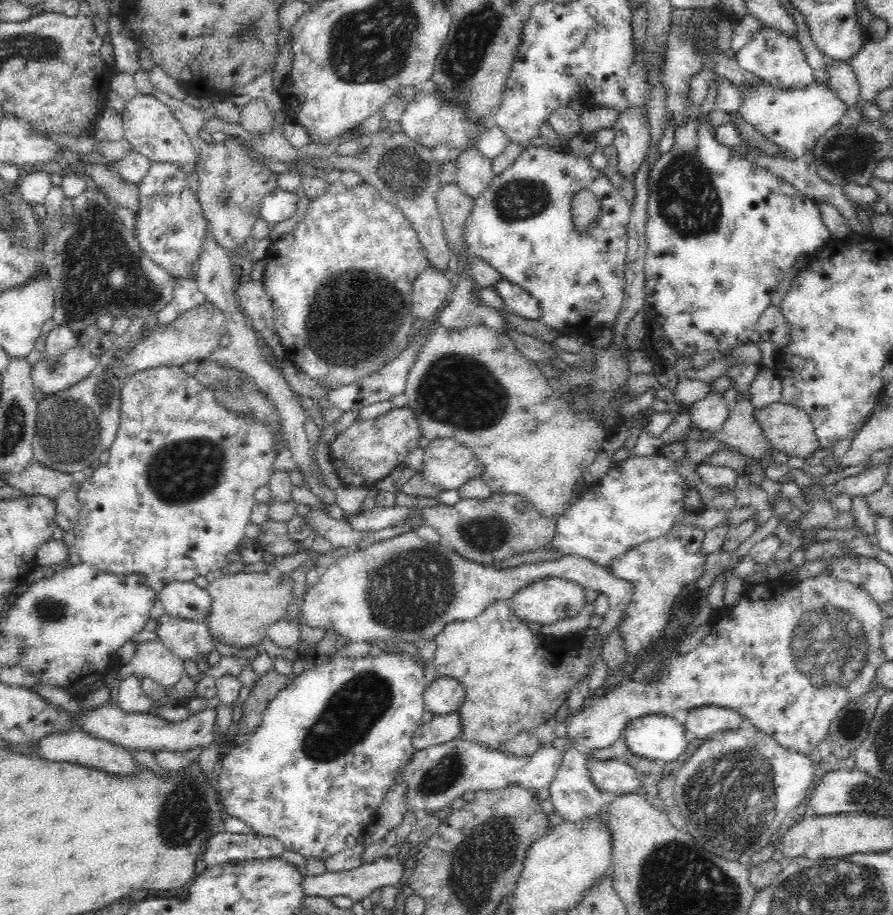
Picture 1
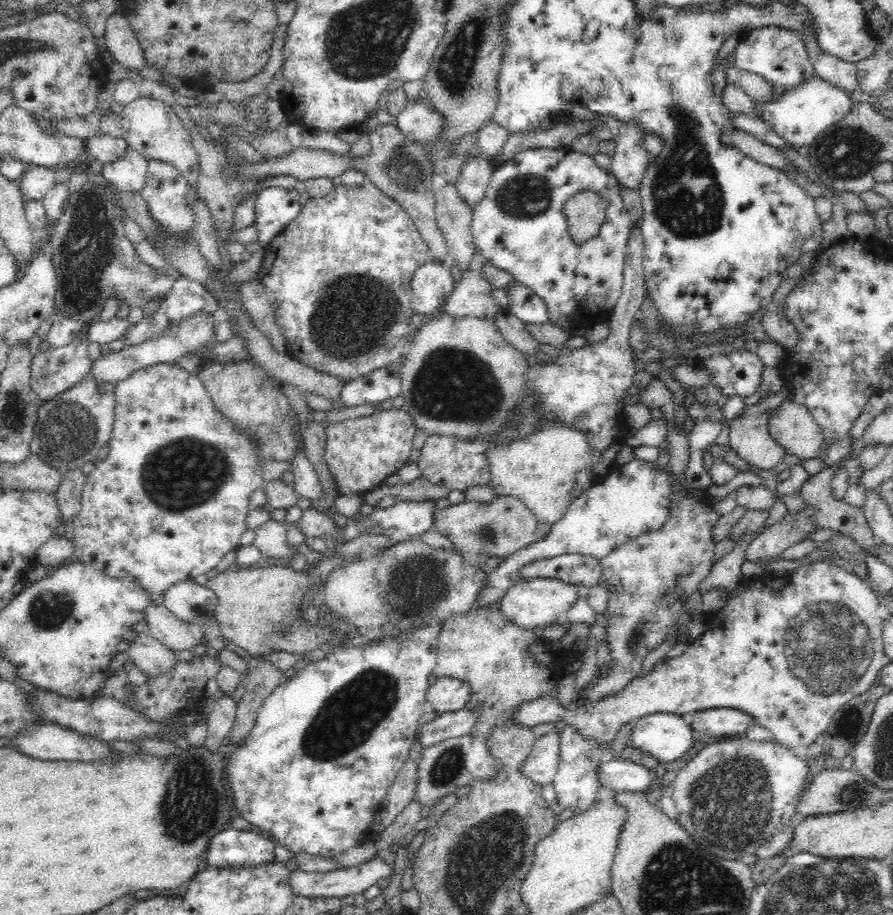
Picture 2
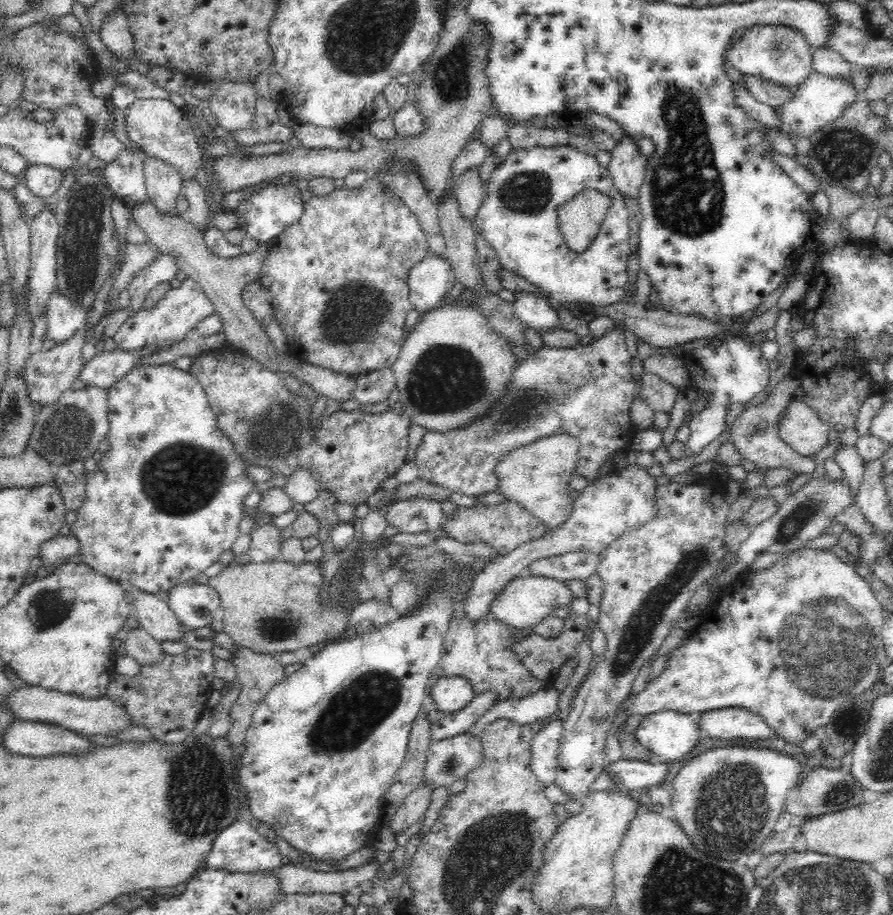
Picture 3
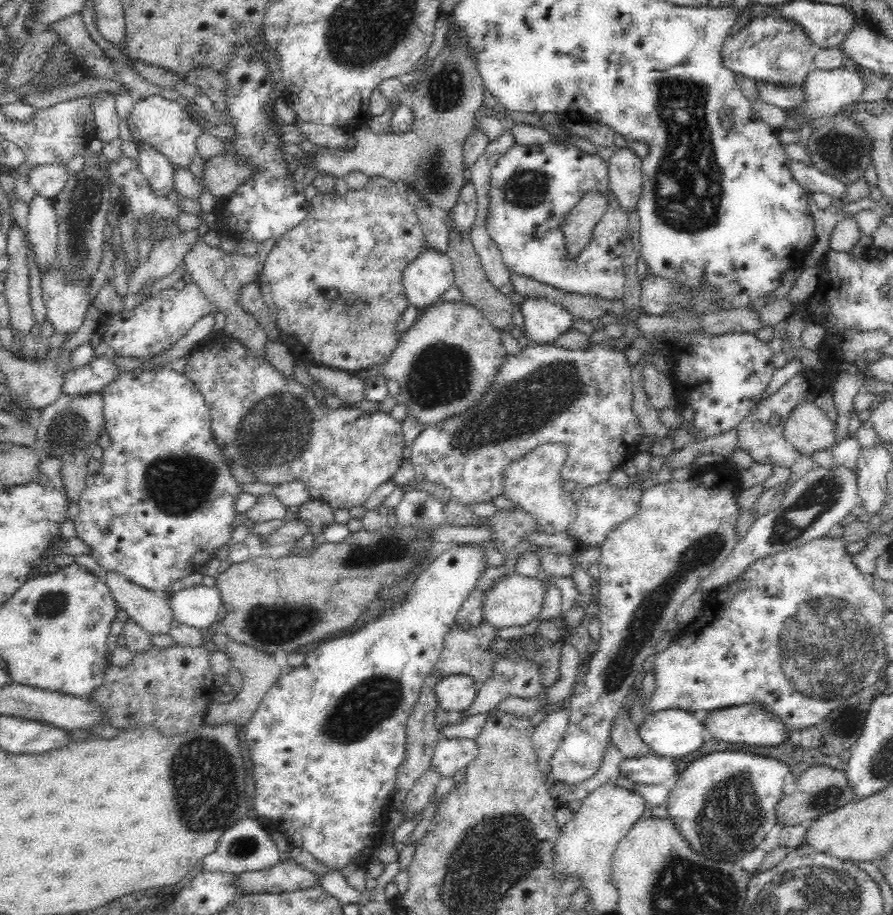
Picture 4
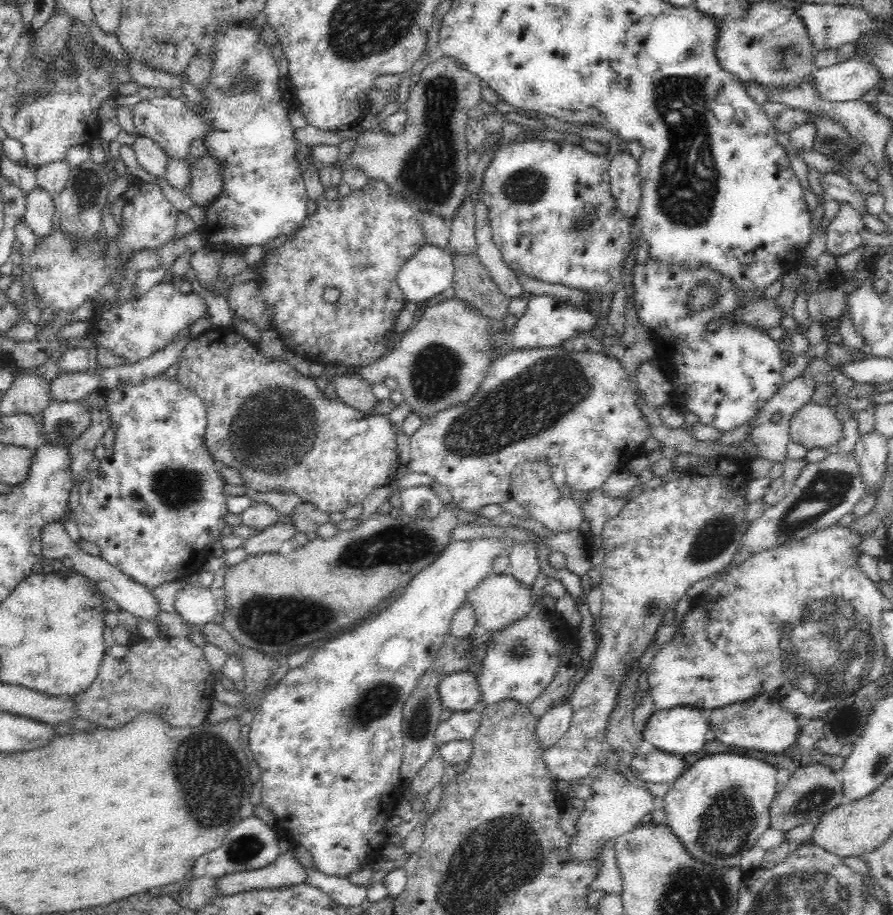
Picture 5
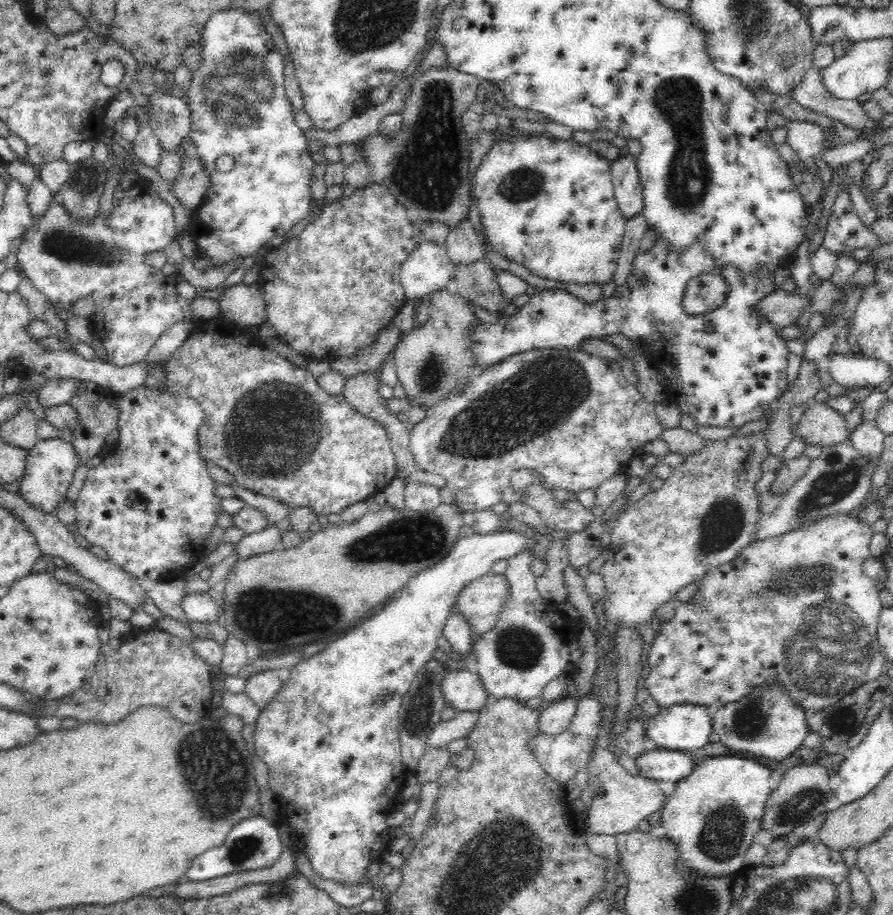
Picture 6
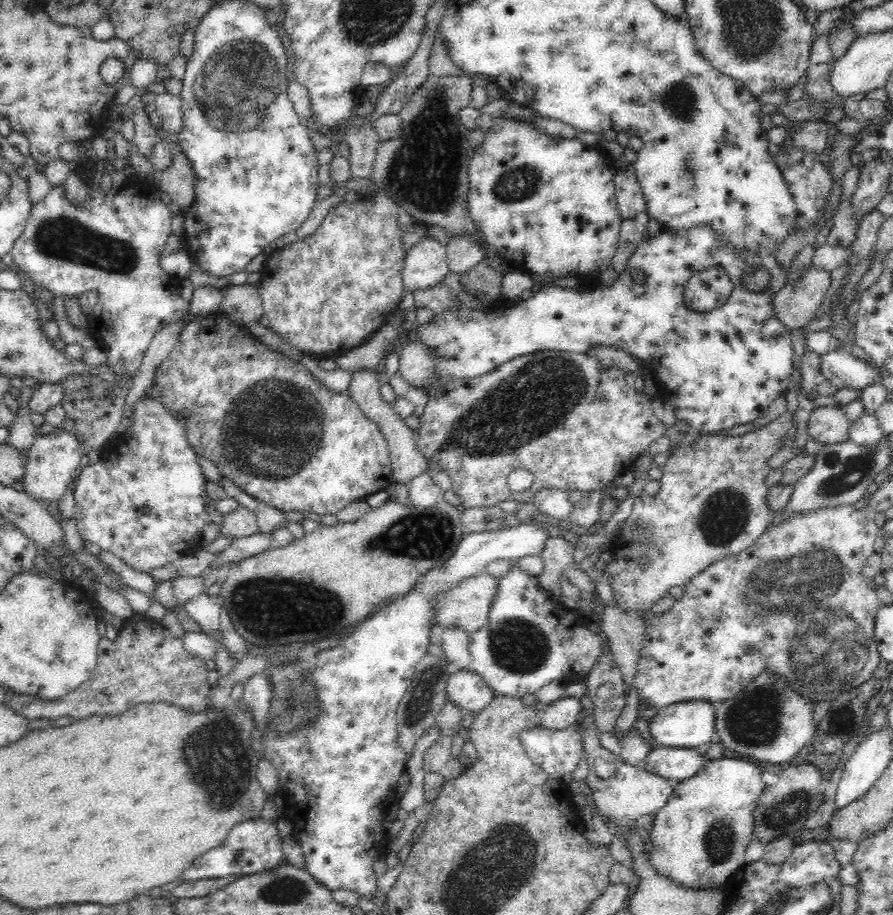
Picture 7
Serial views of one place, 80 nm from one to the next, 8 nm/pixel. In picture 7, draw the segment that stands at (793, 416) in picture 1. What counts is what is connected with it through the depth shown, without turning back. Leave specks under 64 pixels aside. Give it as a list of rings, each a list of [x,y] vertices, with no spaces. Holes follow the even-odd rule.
[[[837,406],[814,408],[806,421],[808,436],[822,447],[849,439],[850,421]]]

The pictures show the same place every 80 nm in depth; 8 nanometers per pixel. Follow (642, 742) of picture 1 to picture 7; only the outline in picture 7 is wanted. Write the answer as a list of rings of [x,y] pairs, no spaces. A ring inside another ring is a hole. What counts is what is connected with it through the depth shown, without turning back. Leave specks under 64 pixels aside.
[[[684,701],[663,708],[649,721],[649,732],[654,742],[662,747],[703,749],[715,732],[715,716],[708,701]]]

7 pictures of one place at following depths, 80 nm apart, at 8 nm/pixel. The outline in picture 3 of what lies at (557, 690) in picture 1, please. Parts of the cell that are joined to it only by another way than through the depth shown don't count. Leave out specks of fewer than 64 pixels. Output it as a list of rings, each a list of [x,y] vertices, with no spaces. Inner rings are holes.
[[[454,607],[452,616],[448,620],[448,630],[446,630],[444,638],[442,638],[441,660],[431,670],[433,679],[439,677],[464,677],[470,681],[474,696],[483,692],[494,691],[496,700],[494,700],[492,705],[508,700],[510,697],[524,698],[537,693],[539,690],[554,688],[556,678],[550,678],[550,680],[545,681],[538,680],[529,670],[526,670],[526,667],[518,659],[516,652],[514,652],[513,646],[529,635],[524,634],[523,631],[524,629],[516,629],[504,624],[501,620],[496,620],[489,612],[484,614],[480,620],[471,620],[467,618],[462,608]]]

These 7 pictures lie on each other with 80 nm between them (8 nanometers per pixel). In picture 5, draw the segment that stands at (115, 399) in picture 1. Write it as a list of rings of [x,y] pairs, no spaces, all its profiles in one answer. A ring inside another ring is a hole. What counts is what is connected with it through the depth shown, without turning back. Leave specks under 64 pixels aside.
[[[84,400],[54,401],[42,412],[41,443],[70,448],[91,423],[92,413]]]

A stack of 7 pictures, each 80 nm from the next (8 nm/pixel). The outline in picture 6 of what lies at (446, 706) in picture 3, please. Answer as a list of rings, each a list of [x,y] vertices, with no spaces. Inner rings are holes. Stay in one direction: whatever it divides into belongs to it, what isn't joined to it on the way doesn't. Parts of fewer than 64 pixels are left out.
[[[467,669],[447,673],[440,686],[446,706],[457,711],[479,711],[487,701],[480,677]]]

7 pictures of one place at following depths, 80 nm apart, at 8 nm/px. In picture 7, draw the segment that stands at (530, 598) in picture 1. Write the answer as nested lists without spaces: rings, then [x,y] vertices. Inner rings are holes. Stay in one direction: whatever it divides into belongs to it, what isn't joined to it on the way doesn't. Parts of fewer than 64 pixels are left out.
[[[480,572],[476,576],[471,576],[460,581],[454,588],[447,590],[445,593],[440,593],[437,598],[437,605],[435,606],[435,617],[433,618],[433,622],[435,622],[434,628],[440,631],[446,628],[446,626],[457,626],[468,633],[473,633],[479,631],[482,627],[488,626],[489,618],[487,616],[489,615],[491,604],[497,593],[498,581],[499,579],[490,573]]]

